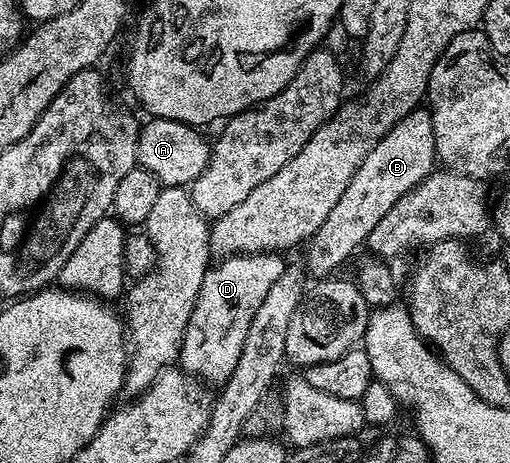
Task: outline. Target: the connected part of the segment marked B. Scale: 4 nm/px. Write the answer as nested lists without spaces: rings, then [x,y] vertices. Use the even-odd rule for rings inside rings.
[[[420,106],[414,108],[409,114],[405,114],[405,118],[401,118],[401,122],[397,122],[397,126],[393,126],[393,130],[389,130],[389,134],[385,134],[385,138],[381,138],[373,146],[373,150],[366,155],[365,160],[357,167],[356,173],[350,179],[349,186],[345,187],[345,192],[342,194],[340,201],[330,211],[329,216],[325,218],[324,224],[316,230],[314,236],[306,241],[306,271],[310,275],[312,272],[315,278],[327,278],[338,273],[335,271],[358,248],[362,249],[366,245],[373,226],[377,226],[377,222],[381,222],[381,218],[385,218],[385,214],[389,214],[389,209],[401,198],[405,198],[405,194],[409,194],[409,190],[417,187],[432,172],[436,164],[435,135],[433,134],[431,114],[426,107]]]

